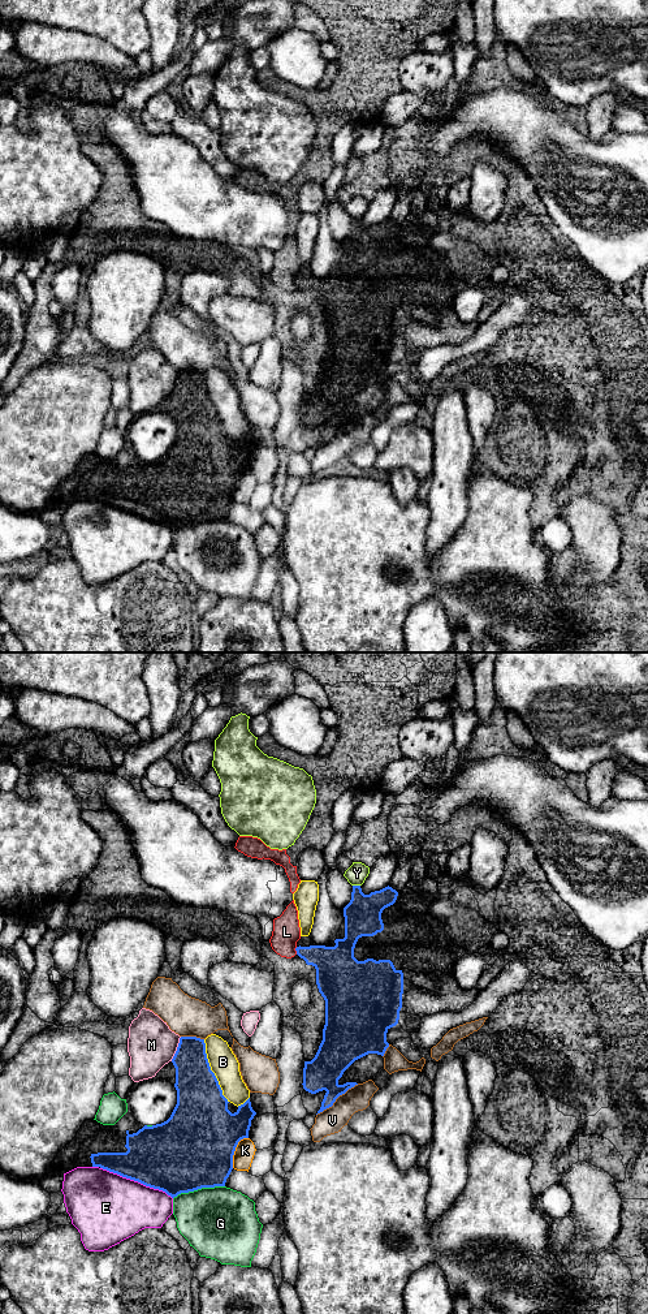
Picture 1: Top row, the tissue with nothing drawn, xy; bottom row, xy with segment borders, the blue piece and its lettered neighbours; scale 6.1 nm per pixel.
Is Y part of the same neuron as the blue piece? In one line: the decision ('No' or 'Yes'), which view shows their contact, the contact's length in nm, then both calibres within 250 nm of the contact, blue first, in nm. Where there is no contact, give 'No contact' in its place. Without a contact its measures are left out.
No. Touches blue in xy. Shared border 50 nm. Thickness 220 nm (blue) against 120 nm

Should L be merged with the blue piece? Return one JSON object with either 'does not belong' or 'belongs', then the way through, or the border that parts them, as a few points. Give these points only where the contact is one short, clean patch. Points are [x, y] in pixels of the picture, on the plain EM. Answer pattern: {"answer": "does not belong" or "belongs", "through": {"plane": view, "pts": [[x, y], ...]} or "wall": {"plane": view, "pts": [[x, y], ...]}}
{"answer": "does not belong", "wall": {"plane": "xy", "pts": [[297, 280], [296, 287]]}}

